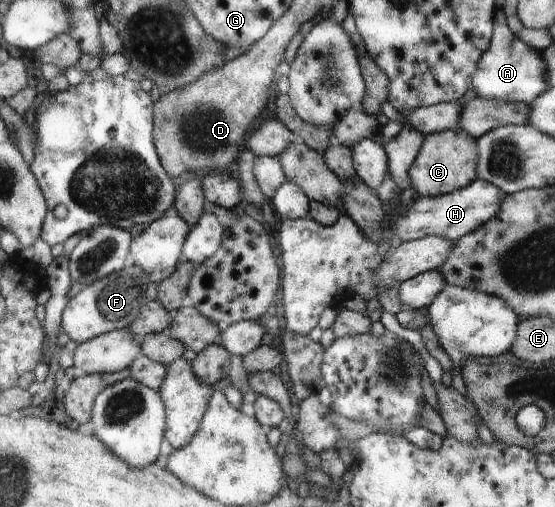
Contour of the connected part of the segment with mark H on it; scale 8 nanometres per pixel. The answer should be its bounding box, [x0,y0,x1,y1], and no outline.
[395,179,501,242]

